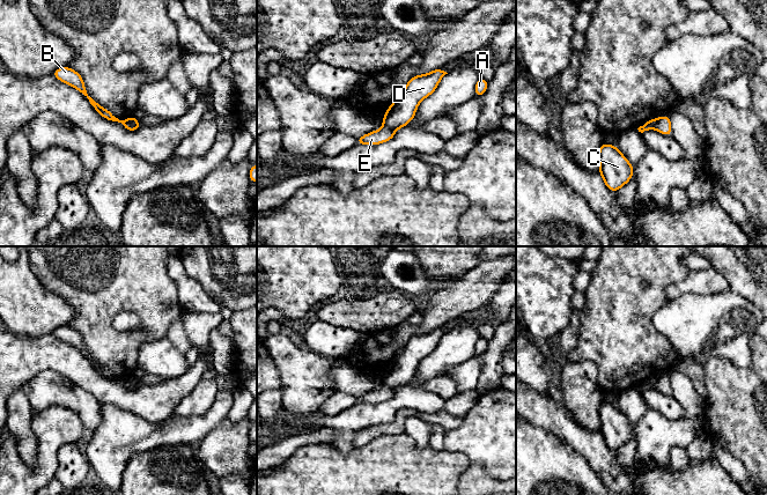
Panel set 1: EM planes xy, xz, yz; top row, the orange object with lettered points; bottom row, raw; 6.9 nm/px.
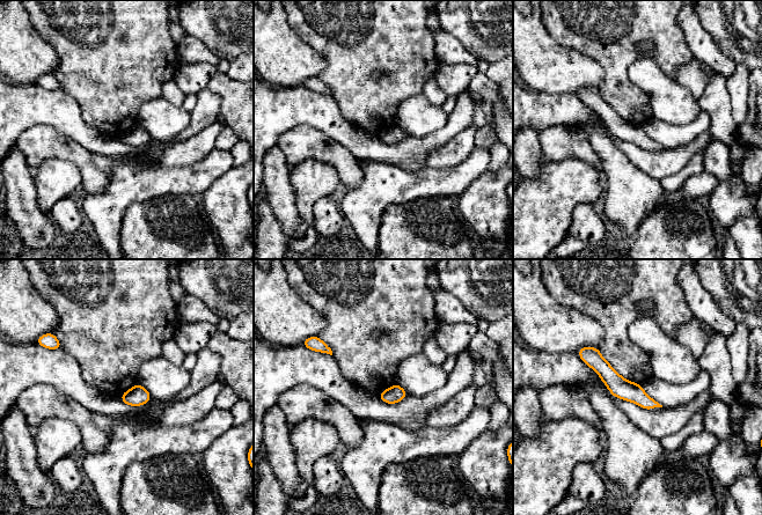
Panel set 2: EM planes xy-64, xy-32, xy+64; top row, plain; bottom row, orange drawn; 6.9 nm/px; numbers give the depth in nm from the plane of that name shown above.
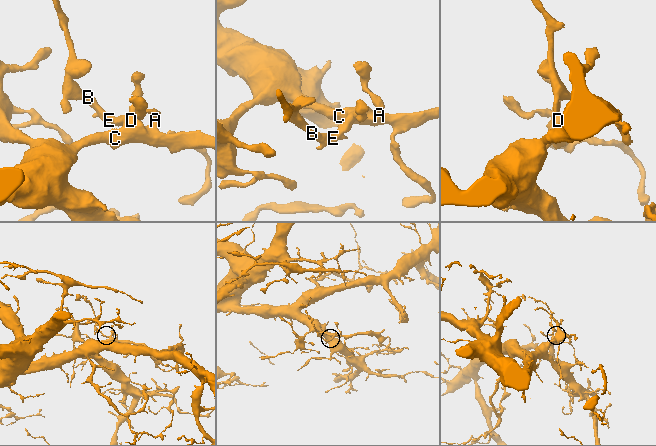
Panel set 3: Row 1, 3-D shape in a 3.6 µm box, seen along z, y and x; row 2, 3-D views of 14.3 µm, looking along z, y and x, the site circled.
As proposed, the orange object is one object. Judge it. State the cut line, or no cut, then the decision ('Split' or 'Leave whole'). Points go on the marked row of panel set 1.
Split along xy (122, 120), (135, 130). Split

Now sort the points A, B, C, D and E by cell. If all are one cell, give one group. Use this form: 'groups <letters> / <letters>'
groups A C D / B E

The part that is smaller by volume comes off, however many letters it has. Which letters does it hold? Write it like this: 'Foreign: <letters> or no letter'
Foreign: B, E

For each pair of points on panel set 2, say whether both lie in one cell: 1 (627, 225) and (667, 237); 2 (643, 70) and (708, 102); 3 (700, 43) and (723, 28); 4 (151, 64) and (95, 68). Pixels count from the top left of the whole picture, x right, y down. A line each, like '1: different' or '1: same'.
1: different
2: different
3: different
4: same

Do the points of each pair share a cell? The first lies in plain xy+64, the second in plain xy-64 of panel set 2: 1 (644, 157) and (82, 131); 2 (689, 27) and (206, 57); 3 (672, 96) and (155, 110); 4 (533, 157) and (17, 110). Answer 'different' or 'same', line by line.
1: same
2: same
3: same
4: different

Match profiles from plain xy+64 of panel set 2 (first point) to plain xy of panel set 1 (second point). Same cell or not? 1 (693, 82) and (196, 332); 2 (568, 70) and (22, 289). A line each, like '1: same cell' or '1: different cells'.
1: different cells
2: same cell

